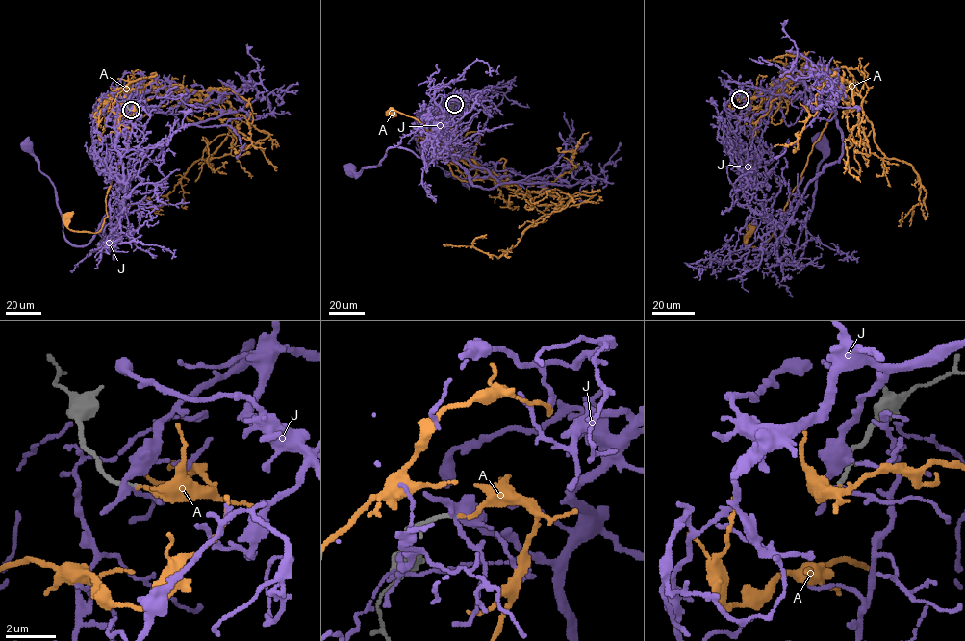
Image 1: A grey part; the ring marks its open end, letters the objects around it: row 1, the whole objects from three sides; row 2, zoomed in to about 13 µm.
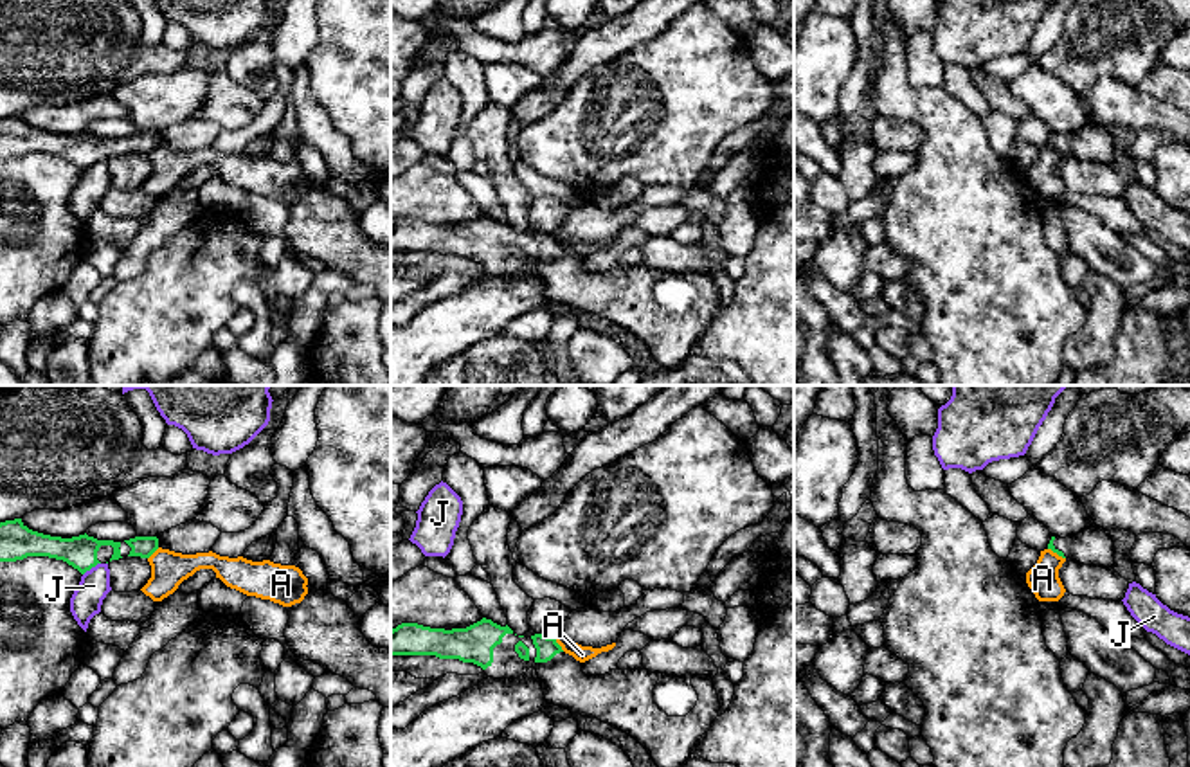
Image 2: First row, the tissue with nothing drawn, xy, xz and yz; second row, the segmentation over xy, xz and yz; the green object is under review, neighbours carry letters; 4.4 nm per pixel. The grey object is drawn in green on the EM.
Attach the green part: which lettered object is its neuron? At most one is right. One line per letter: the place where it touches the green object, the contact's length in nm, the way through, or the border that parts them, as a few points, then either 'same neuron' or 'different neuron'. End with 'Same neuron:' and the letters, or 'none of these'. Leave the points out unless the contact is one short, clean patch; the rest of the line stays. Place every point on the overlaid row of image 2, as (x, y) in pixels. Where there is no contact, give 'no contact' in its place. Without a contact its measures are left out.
A: xz (557, 643) | 90 nm | along xz (553, 636), (564, 650) | different neuron
J: xy (90, 568) | 100 nm | along xy (99, 562), (83, 575) | different neuron
Same neuron: none of these

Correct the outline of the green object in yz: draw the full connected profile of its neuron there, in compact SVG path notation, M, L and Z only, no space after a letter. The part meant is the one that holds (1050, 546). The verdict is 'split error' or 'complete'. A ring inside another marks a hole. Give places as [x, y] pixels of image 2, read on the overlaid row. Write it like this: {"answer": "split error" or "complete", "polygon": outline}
{"answer": "split error", "polygon": "M1098 526L1066 538L1051 537L1048 549L1084 565L1113 567L1114 564L1114 542L1111 531Z"}

